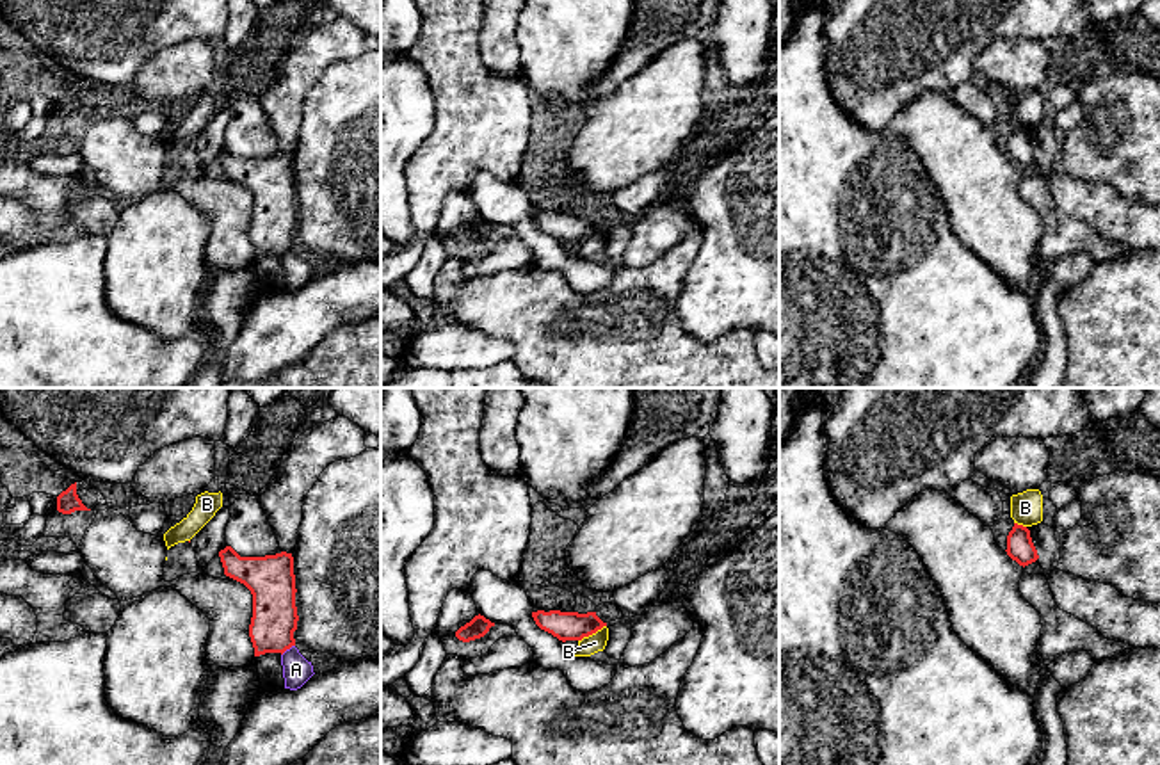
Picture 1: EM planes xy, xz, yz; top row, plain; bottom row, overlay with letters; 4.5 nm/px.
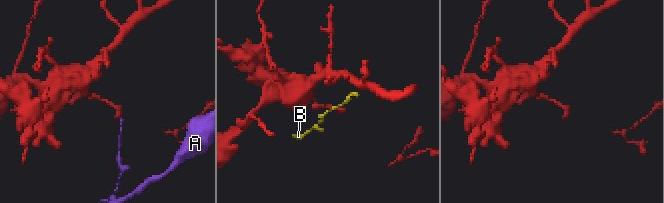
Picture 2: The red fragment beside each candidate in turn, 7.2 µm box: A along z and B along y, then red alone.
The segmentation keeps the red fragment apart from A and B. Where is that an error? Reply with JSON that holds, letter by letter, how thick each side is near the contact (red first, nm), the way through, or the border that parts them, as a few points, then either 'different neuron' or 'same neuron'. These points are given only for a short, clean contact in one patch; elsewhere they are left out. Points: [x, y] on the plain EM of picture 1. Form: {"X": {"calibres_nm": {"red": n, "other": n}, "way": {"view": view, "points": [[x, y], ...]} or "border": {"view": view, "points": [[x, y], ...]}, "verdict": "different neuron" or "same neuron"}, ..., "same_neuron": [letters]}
{"A": {"calibres_nm": {"red": 200, "other": 130}, "border": {"view": "xy", "points": [[294, 246], [281, 257]]}, "verdict": "different neuron"}, "B": {"calibres_nm": {"red": 130, "other": 90}, "border": {"view": "xz", "points": [[605, 226], [579, 242]]}, "verdict": "different neuron"}, "same_neuron": []}

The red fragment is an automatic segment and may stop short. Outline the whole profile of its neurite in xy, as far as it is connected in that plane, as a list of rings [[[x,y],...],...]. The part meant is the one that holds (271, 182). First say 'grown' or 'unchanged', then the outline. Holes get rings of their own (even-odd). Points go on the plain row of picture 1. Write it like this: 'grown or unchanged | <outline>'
unchanged | [[[231,148],[219,153],[224,176],[244,185],[253,196],[249,238],[254,258],[285,254],[295,247],[295,176],[292,155],[240,158]]]

